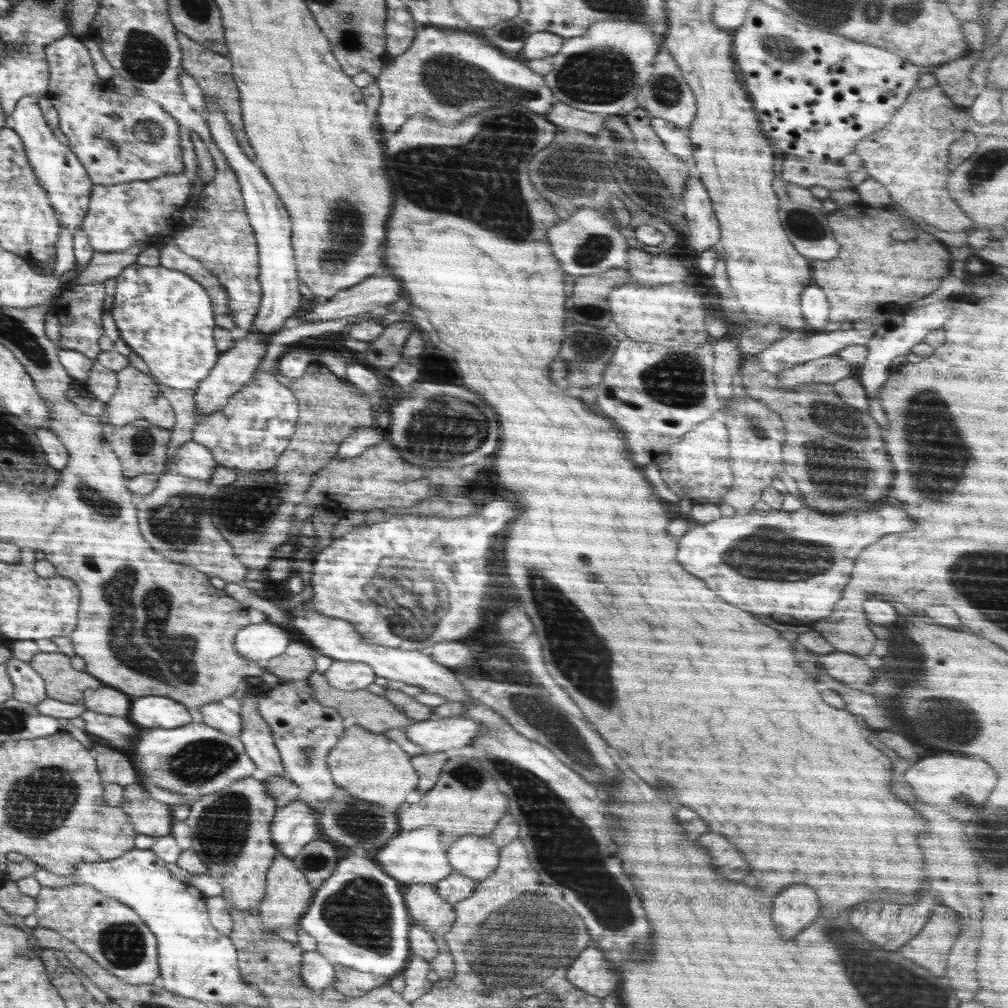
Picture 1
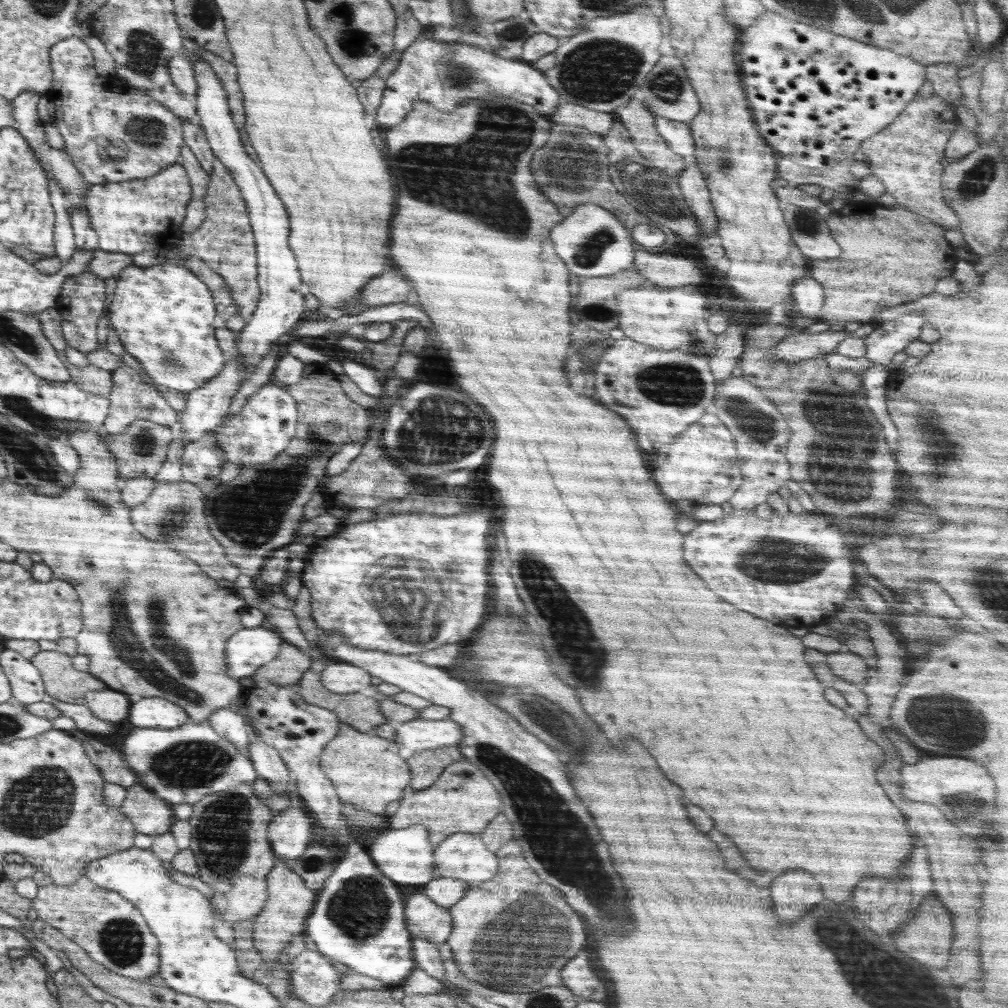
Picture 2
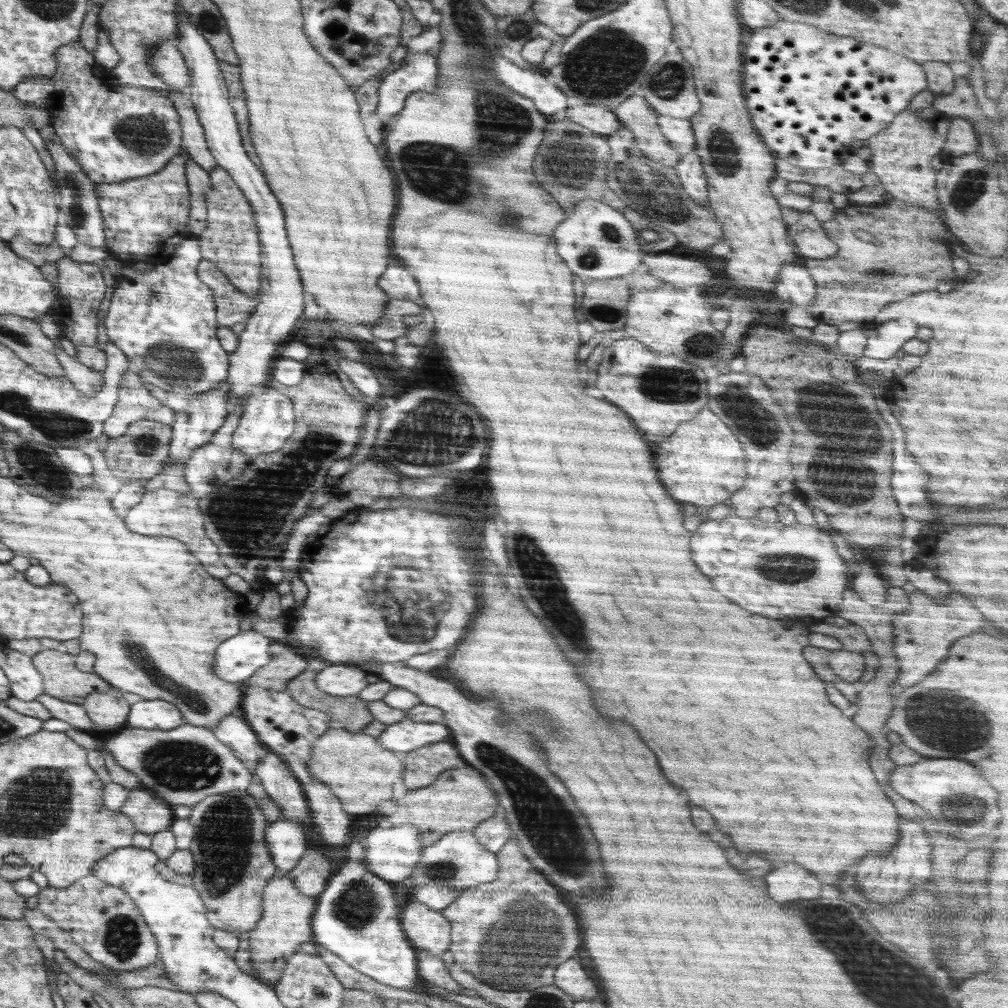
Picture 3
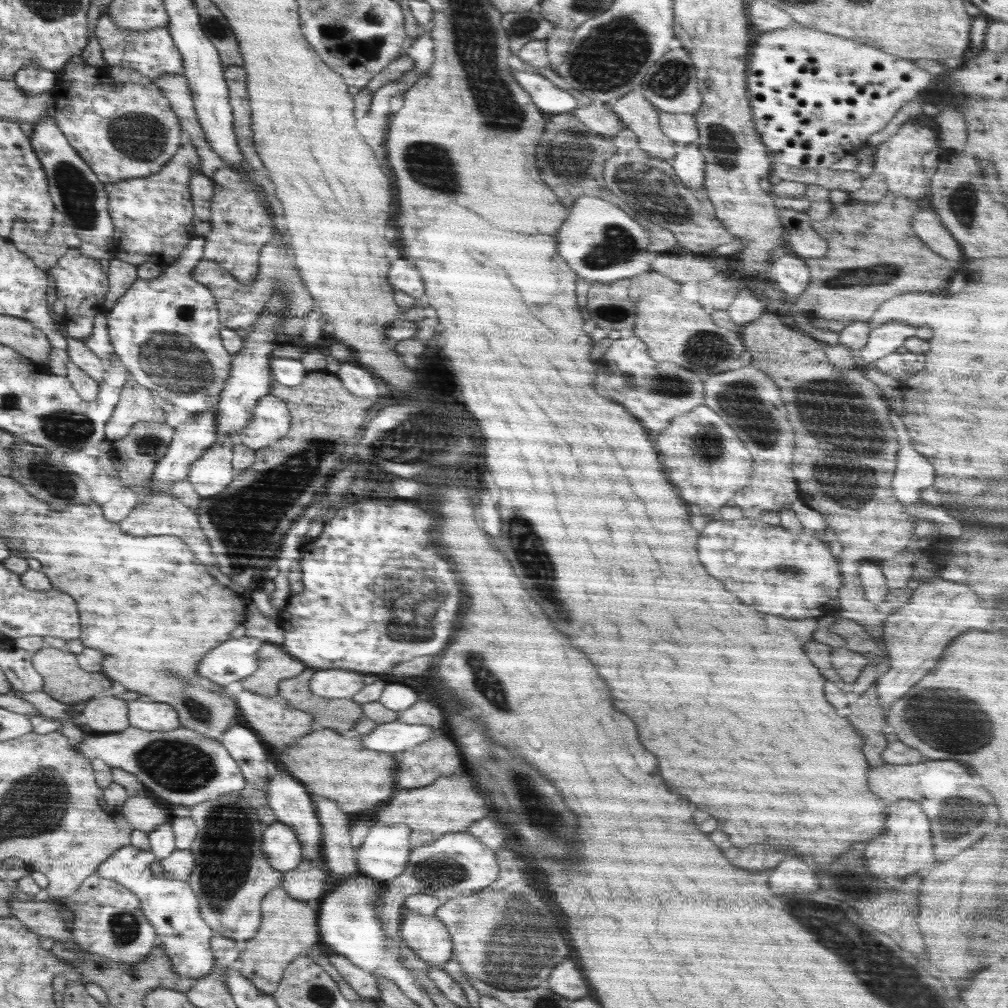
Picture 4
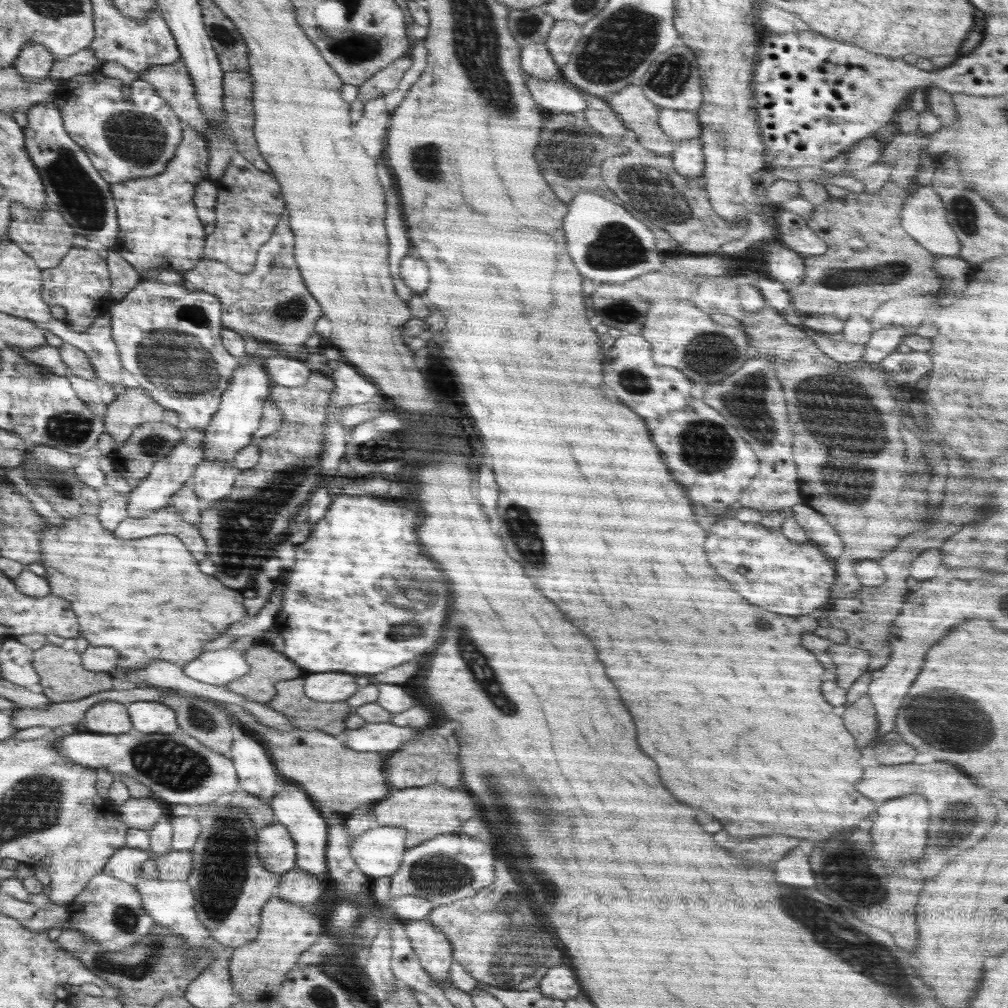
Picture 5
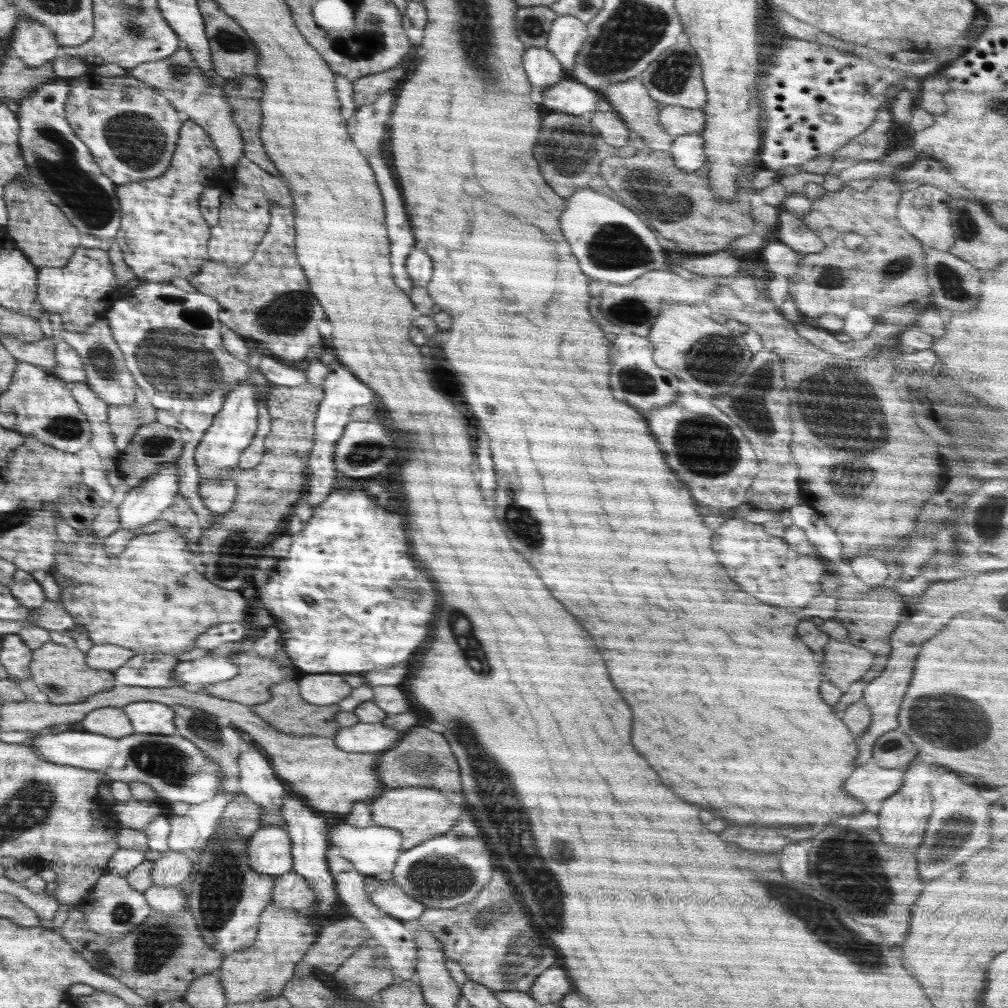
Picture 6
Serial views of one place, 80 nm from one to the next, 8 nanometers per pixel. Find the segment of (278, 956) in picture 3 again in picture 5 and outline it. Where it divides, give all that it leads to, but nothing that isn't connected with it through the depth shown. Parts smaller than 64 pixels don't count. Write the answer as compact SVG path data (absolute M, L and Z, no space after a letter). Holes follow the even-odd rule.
M276 894L263 906L257 937L238 947L228 960L228 973L234 994L244 1001L267 1001L276 998L286 975L294 969L300 955L308 950L322 932L322 920L313 908L294 904Z

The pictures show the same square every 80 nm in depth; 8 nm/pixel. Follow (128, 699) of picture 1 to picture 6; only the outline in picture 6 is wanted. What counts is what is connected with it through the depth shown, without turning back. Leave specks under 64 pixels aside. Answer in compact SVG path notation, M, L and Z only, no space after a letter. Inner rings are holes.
M107 706L89 712L81 721L84 731L124 738L134 732L131 719L120 706Z

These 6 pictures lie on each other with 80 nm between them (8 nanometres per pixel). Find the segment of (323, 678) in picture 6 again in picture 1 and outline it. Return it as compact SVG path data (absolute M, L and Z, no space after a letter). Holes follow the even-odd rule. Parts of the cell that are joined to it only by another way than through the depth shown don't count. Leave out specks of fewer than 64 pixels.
M333 660L323 675L330 686L344 692L366 689L376 677L372 667L365 662L340 660Z

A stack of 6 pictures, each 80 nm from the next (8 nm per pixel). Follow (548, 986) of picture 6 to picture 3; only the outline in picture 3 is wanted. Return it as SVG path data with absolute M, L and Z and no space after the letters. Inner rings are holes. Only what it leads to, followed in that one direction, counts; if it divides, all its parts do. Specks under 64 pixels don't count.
M570 958L566 964L560 964L554 974L554 984L574 1001L594 1000L600 994L598 984L586 972L578 958Z

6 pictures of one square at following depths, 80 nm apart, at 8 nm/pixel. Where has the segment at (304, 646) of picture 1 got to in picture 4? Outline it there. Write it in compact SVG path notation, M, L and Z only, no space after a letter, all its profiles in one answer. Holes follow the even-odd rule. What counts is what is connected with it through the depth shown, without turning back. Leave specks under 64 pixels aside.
M265 642L257 654L259 667L248 677L240 679L242 689L261 694L277 696L280 681L298 676L305 664L286 653L281 645Z

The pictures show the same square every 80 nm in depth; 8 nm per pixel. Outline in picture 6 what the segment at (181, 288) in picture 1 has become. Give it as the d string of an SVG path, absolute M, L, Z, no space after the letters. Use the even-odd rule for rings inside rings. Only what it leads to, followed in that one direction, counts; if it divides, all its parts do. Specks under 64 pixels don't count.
M146 282L132 290L128 296L124 295L114 301L105 316L140 393L156 408L156 420L158 423L178 429L182 434L183 451L175 464L179 478L179 494L186 499L199 521L208 523L214 522L218 516L202 505L204 502L198 494L200 475L196 468L194 453L206 429L212 424L215 414L220 412L226 395L232 392L237 382L251 377L248 361L237 359L224 348L219 312L220 307L216 299L202 294L199 290L196 293L189 293L171 283Z

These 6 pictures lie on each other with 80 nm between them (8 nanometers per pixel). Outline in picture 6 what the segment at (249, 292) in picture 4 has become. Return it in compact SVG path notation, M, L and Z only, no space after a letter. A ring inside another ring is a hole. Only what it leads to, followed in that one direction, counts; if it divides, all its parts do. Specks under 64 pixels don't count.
M270 205L271 217L270 226L266 234L260 240L255 248L254 256L245 266L239 268L225 268L223 262L212 260L206 261L199 274L192 274L188 282L199 290L202 294L207 294L216 299L220 307L219 319L228 326L230 331L245 338L254 339L254 342L260 342L264 350L274 352L274 357L280 361L292 366L298 364L300 360L306 358L308 350L320 342L318 334L318 324L324 320L322 306L316 302L314 293L311 291L305 272L299 265L296 258L296 248L294 248L294 214L286 208Z

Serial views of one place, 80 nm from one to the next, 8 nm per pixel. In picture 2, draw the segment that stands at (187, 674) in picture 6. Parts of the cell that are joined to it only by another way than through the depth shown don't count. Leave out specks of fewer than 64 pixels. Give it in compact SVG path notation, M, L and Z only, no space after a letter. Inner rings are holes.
M242 628L225 642L227 675L236 680L252 677L261 666L276 658L284 642L276 629Z

